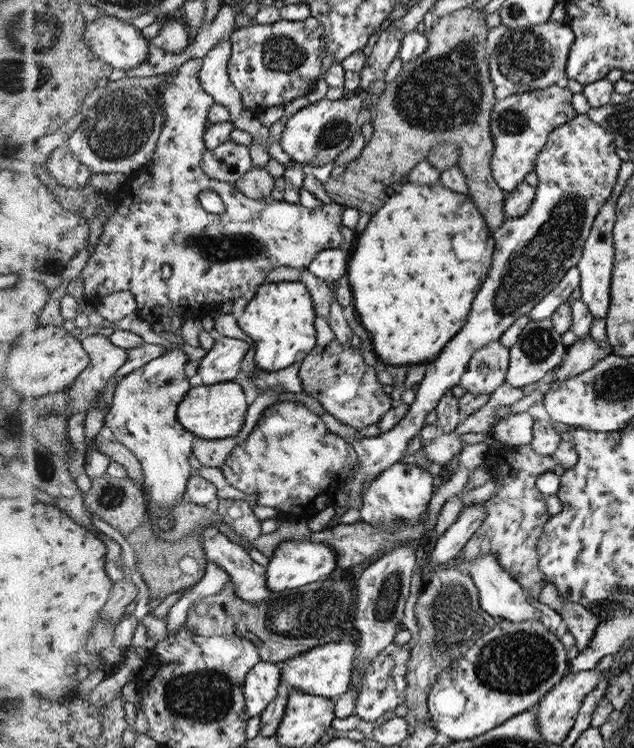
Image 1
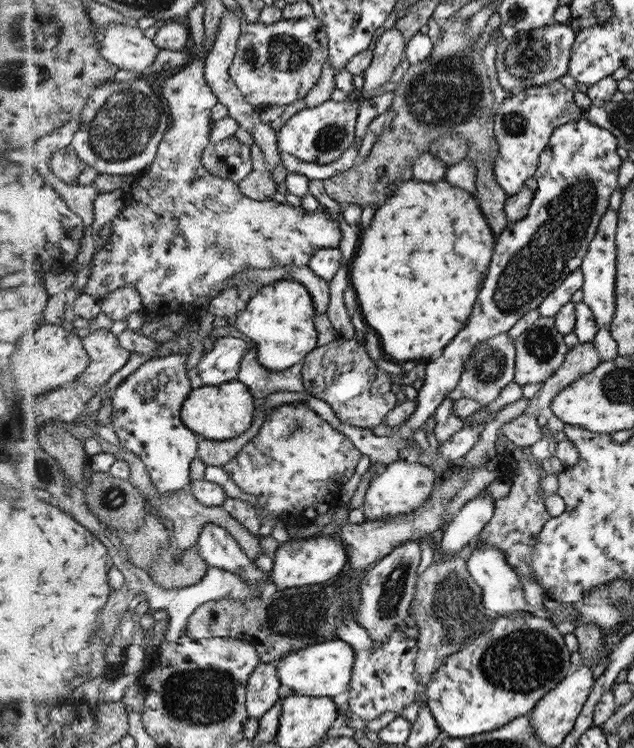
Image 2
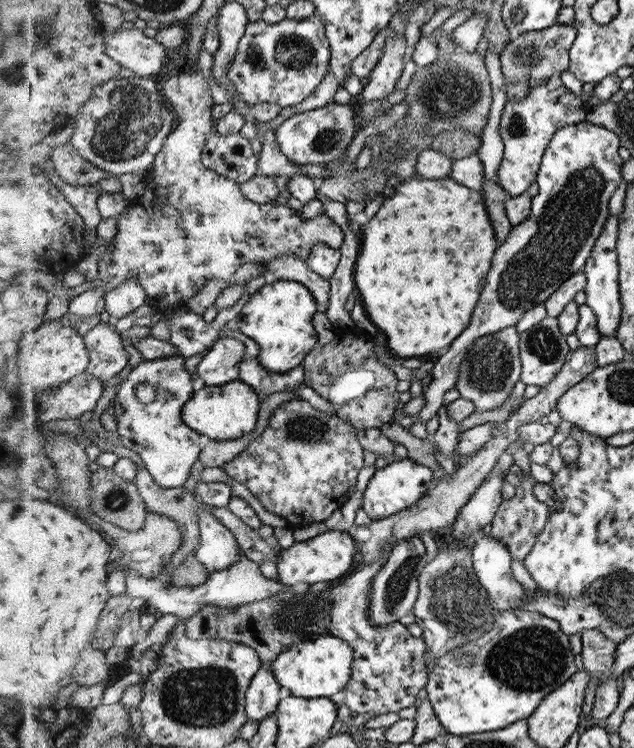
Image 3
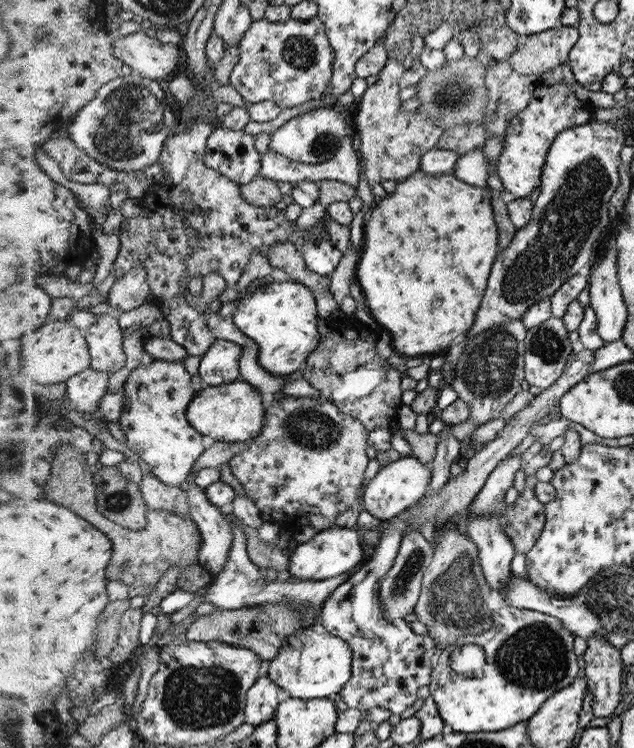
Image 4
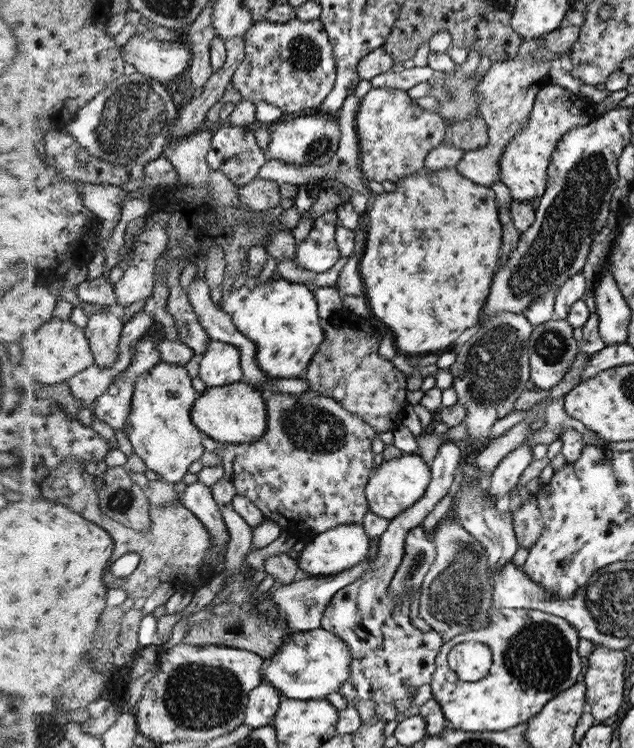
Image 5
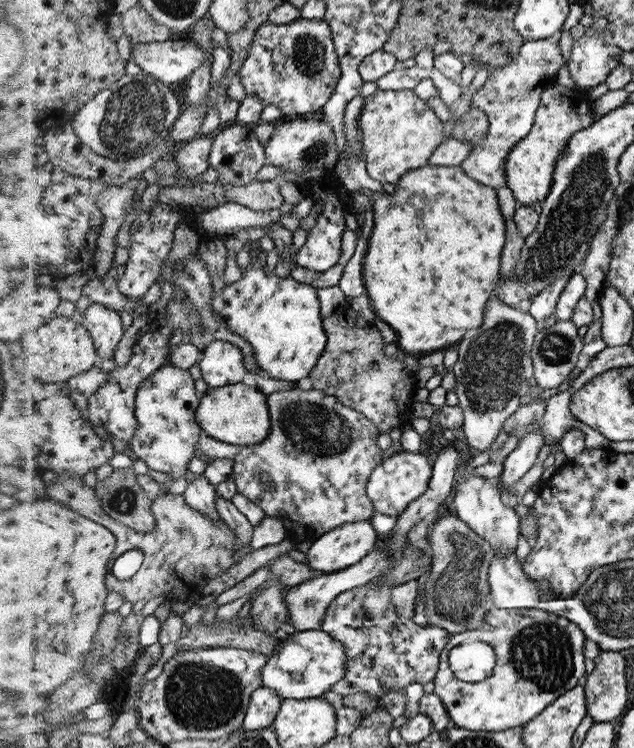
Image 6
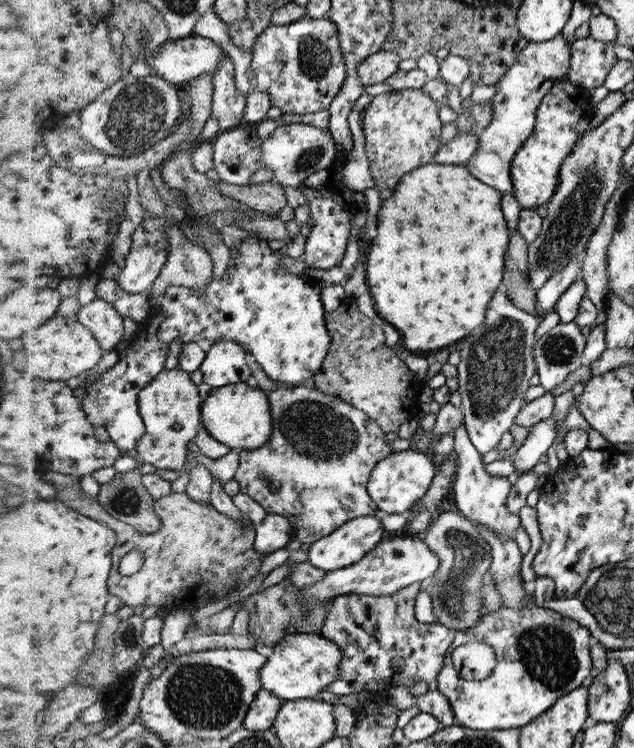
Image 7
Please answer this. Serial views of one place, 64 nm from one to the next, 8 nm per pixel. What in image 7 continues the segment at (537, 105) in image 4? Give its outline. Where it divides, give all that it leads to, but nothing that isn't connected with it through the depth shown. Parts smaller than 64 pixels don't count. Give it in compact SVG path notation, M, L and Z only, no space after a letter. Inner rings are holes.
M560 80L544 96L537 110L536 124L532 134L520 147L510 164L511 181L515 199L524 209L536 209L541 204L548 204L558 184L560 165L573 151L576 141L591 128L592 116L589 89Z

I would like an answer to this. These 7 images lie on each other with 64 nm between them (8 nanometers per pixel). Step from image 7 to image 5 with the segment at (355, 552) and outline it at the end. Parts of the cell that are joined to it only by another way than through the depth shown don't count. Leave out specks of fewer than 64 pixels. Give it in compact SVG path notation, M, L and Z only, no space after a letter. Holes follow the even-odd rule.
M361 523L335 526L308 540L303 550L299 552L298 568L310 577L326 577L346 571L367 558L371 539L364 531Z

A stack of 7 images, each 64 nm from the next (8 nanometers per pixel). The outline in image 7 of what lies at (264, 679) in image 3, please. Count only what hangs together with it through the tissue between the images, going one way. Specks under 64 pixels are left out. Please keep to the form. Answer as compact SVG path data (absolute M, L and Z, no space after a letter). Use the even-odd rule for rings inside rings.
M263 688L252 703L244 727L253 731L272 729L282 704L283 700L278 695Z

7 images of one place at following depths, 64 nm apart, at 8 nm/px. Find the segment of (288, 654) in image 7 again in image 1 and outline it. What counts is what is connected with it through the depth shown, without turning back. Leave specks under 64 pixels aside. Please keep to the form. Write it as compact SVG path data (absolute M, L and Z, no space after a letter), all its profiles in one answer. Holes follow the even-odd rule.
M332 640L328 644L311 648L300 656L284 660L281 671L282 682L287 682L291 690L333 698L338 694L346 693L351 688L351 678L357 656L358 646L354 642Z

